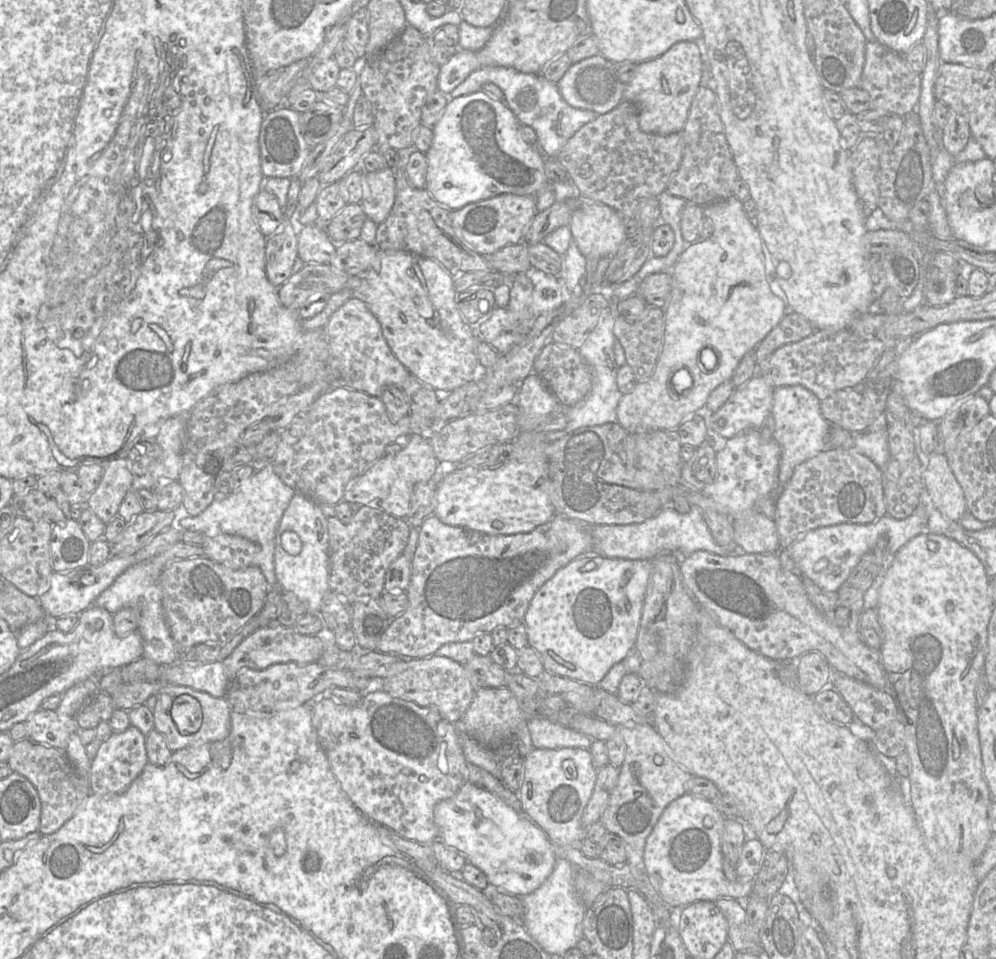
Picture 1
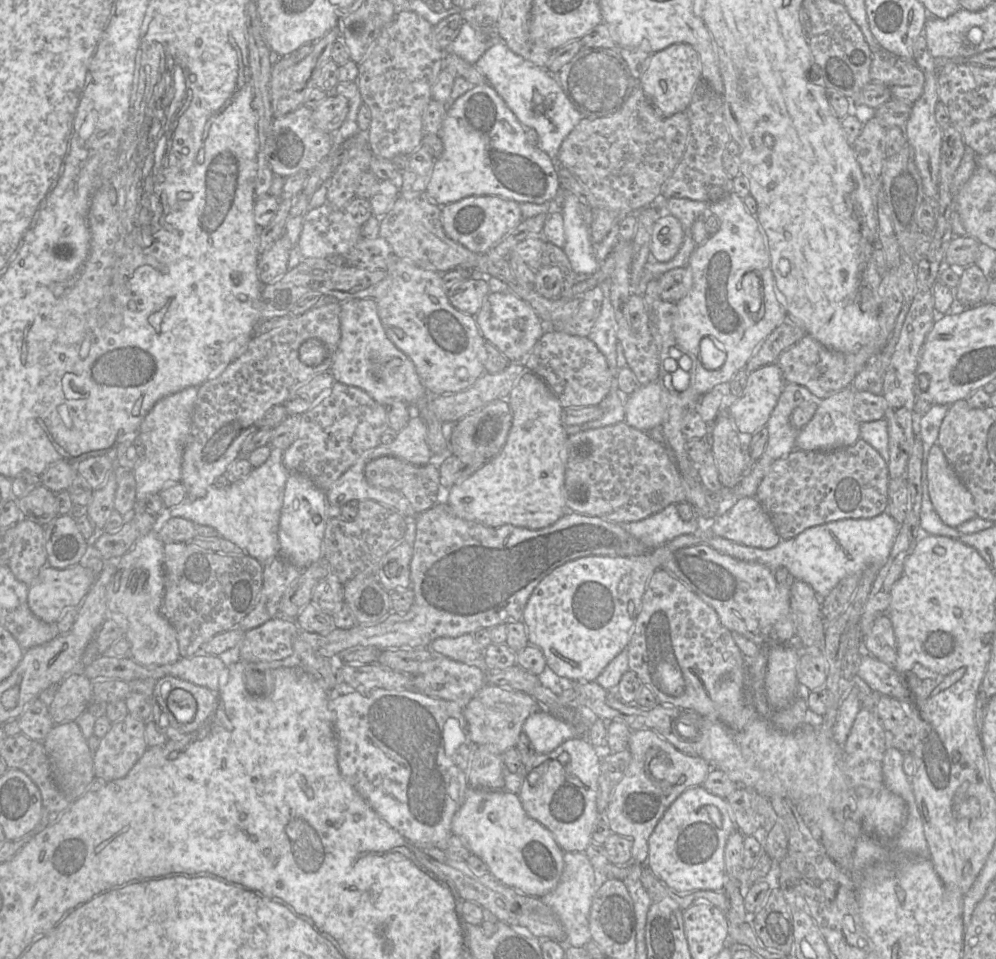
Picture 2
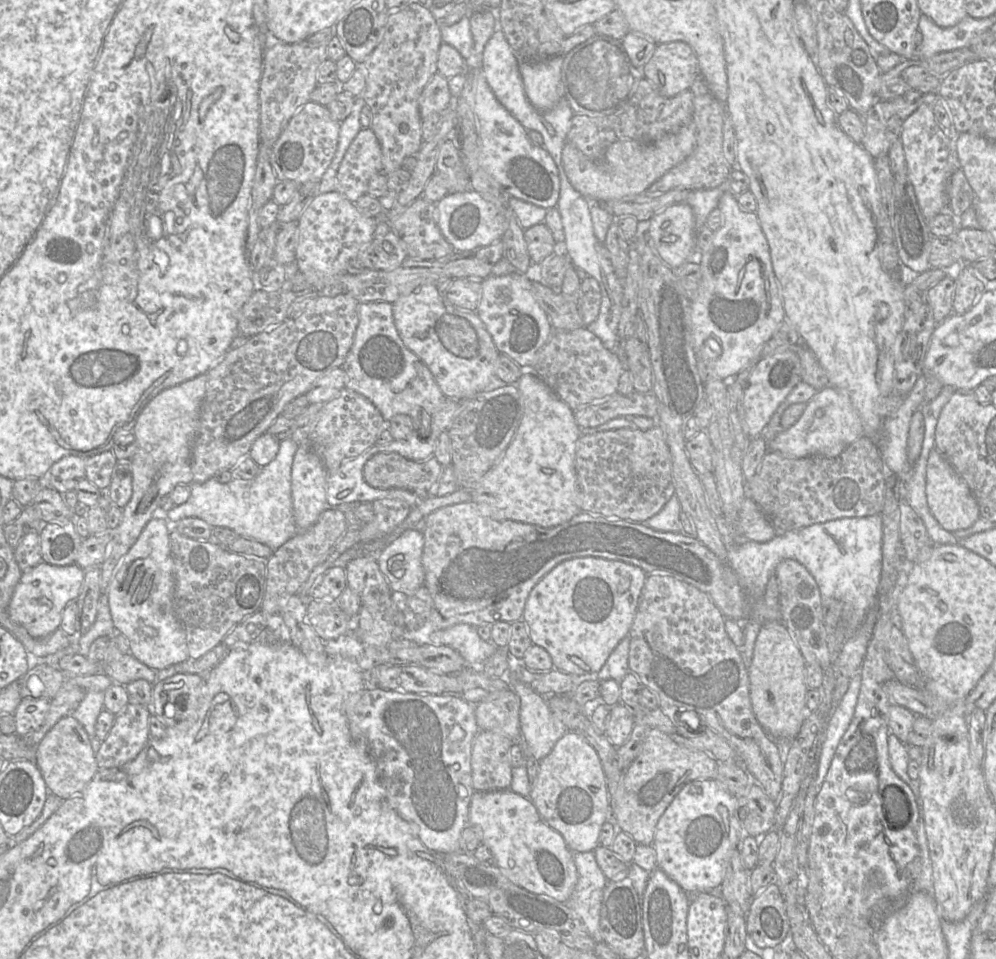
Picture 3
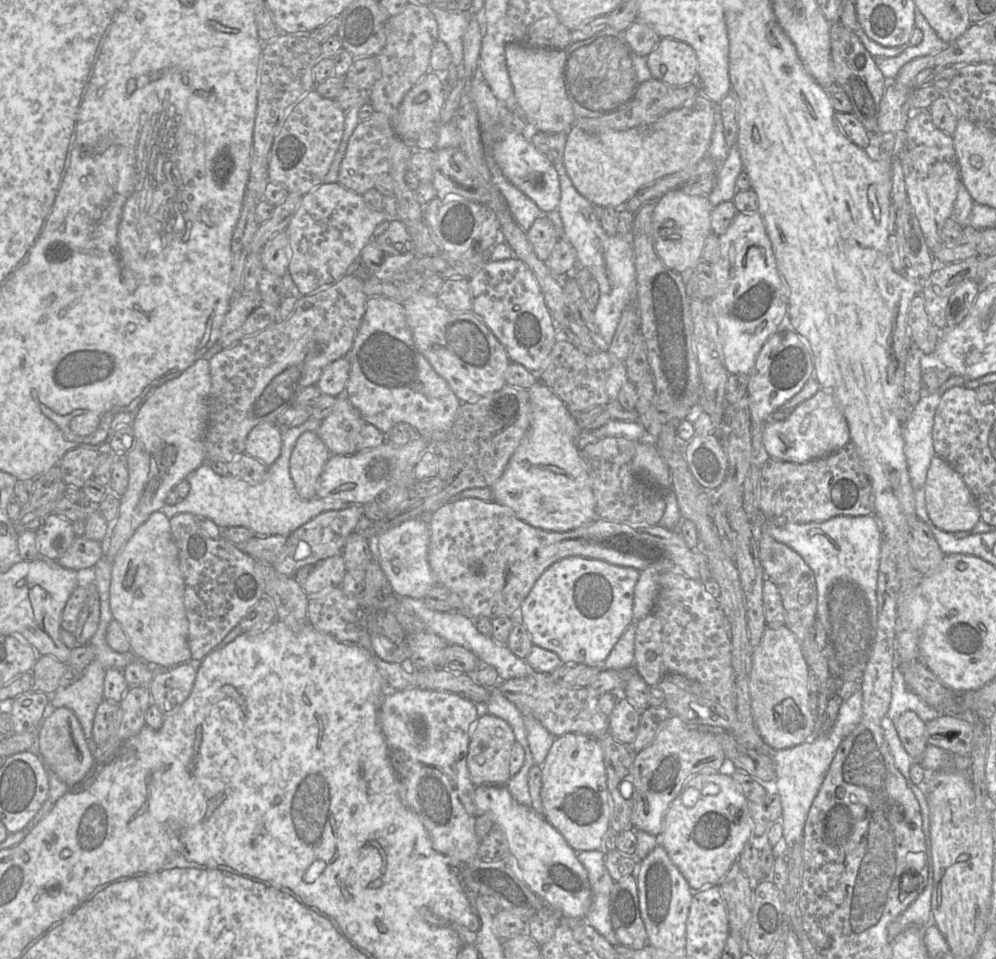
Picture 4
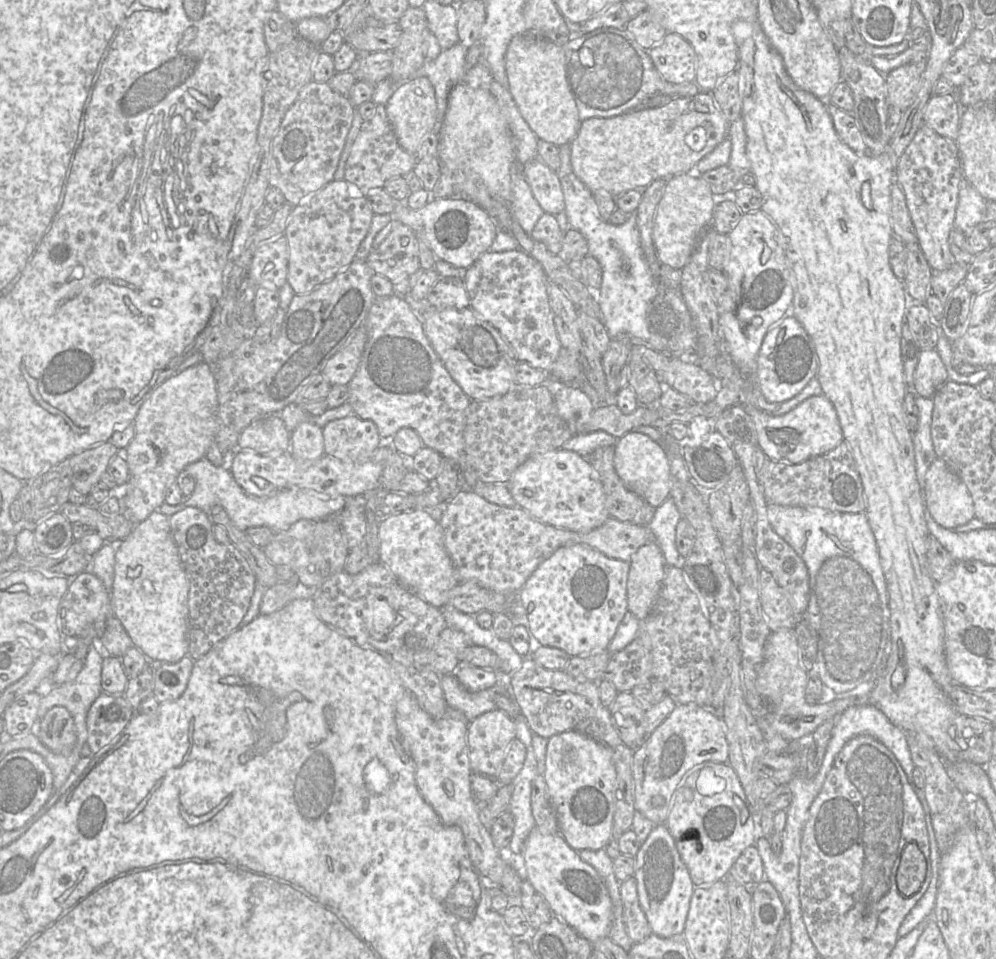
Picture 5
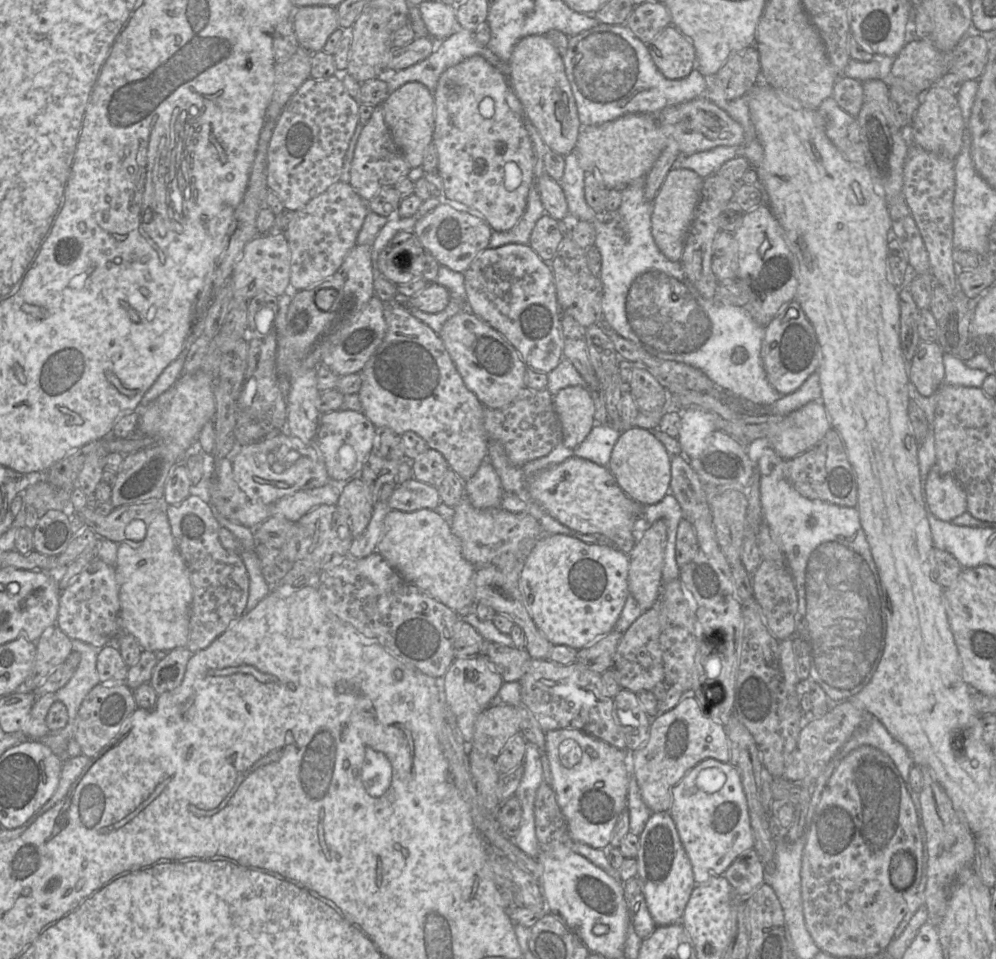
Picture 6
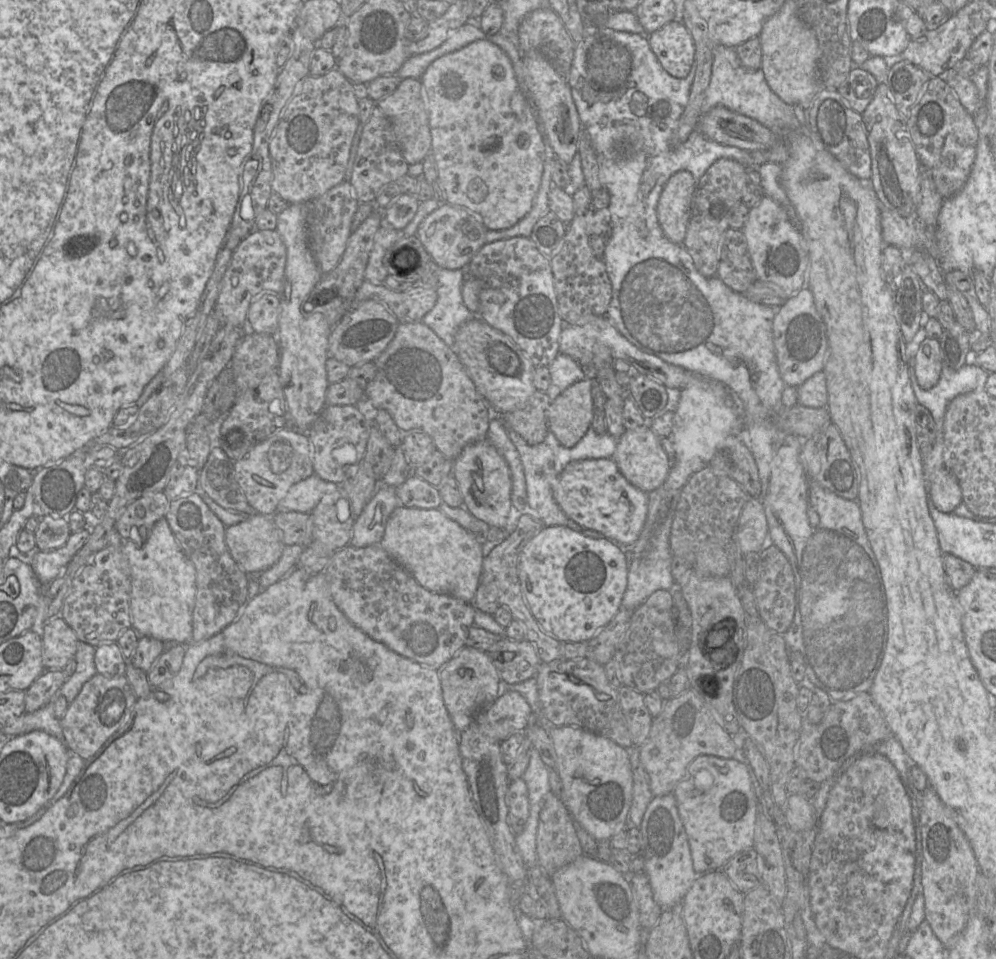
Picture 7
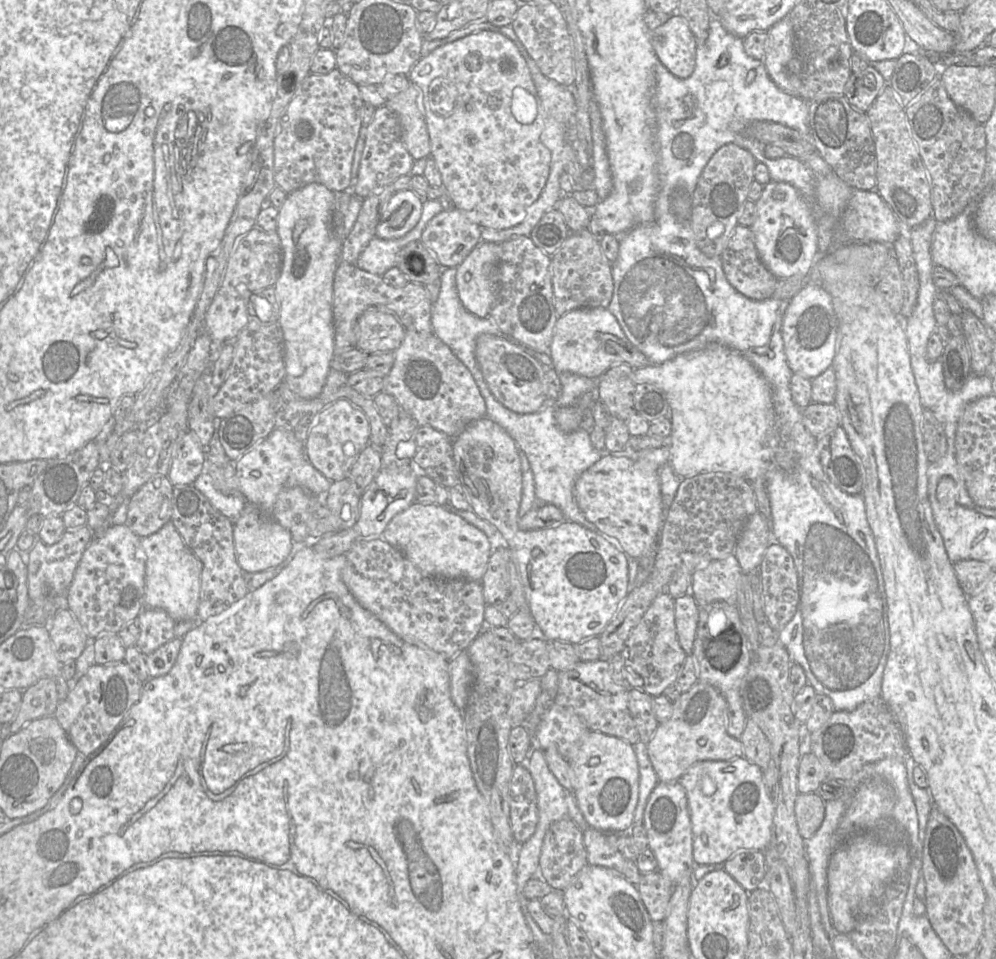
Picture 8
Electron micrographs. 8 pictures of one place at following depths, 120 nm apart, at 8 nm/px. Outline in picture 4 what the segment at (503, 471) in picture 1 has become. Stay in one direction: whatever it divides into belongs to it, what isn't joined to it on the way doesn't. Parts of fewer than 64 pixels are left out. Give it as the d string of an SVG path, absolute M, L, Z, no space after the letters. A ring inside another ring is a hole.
M540 380L528 388L528 393L532 408L531 424L503 475L491 488L494 501L511 508L525 523L545 531L567 532L582 527L597 518L591 481L577 448L582 429L563 401Z

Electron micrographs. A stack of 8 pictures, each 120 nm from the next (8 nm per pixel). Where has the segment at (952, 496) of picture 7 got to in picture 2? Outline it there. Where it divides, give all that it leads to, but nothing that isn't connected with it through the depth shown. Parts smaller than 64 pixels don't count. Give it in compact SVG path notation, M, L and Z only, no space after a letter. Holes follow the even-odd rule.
M937 443L931 447L927 460L927 486L933 508L947 526L956 528L976 517L970 492Z

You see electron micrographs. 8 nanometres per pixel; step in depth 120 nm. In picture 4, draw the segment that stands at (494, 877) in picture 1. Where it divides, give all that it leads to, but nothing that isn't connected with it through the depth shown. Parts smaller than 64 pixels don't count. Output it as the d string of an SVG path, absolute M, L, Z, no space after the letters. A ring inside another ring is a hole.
M506 785L476 786L473 802L477 809L476 817L489 814L494 826L503 831L508 854L501 859L506 859L521 880L565 918L585 919L592 897L588 874L560 832L531 806L518 803Z

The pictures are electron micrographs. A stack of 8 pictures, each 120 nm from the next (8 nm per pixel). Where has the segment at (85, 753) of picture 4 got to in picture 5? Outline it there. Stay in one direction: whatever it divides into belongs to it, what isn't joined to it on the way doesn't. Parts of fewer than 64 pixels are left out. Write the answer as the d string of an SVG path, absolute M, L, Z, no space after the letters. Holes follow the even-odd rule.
M61 706L49 709L40 723L38 738L51 751L69 755L76 742L76 730L70 712Z

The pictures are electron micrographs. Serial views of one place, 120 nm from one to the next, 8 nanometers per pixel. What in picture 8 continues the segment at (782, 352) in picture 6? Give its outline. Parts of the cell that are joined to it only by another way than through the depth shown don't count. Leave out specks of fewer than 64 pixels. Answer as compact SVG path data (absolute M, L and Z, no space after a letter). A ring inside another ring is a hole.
M808 284L789 301L782 322L782 339L788 366L793 373L814 379L828 369L836 355L838 318L832 298L820 284Z

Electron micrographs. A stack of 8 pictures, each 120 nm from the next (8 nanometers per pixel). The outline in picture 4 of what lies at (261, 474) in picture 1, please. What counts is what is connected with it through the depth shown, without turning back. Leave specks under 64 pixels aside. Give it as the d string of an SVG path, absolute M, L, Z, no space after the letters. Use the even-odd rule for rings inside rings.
M309 418L303 424L290 428L282 428L282 450L279 458L268 466L263 479L257 484L235 478L232 475L220 476L205 461L199 468L187 476L190 491L186 498L174 505L165 504L162 511L169 519L180 513L191 513L197 518L208 518L221 529L228 527L245 527L255 536L283 535L289 536L300 526L318 514L351 507L347 502L335 499L324 499L316 496L303 500L296 492L290 475L290 458L296 442L305 431L317 432L321 422Z

